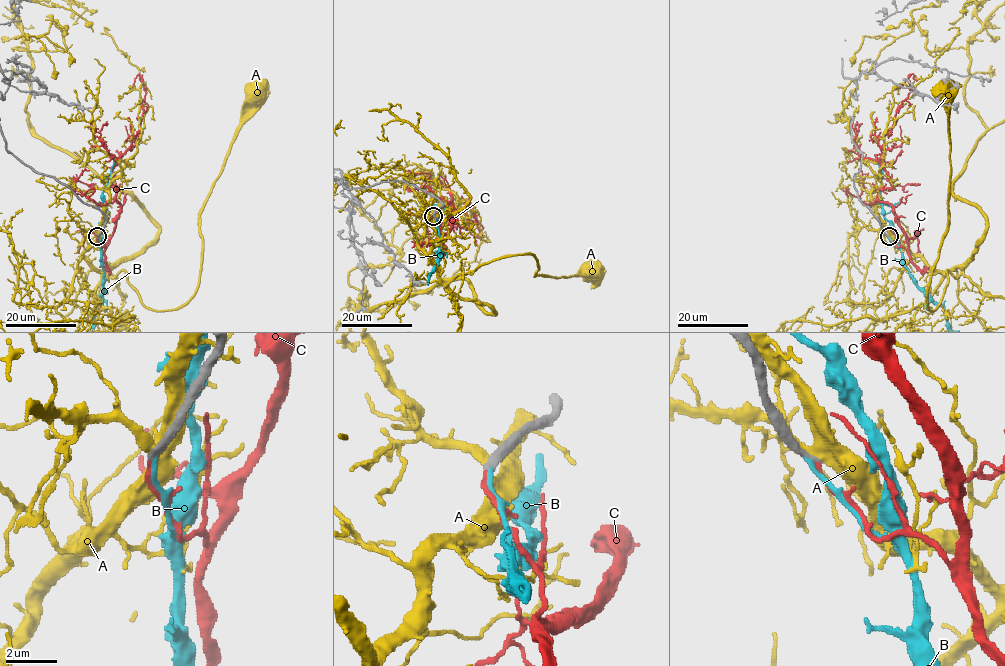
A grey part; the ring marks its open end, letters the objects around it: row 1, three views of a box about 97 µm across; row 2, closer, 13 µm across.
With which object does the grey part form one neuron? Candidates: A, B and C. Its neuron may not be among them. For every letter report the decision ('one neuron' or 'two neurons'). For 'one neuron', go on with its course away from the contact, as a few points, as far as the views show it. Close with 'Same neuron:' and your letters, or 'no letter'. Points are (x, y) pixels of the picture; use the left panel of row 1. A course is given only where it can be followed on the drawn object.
A: two neurons
B: two neurons
C: two neurons
Same neuron: no letter

